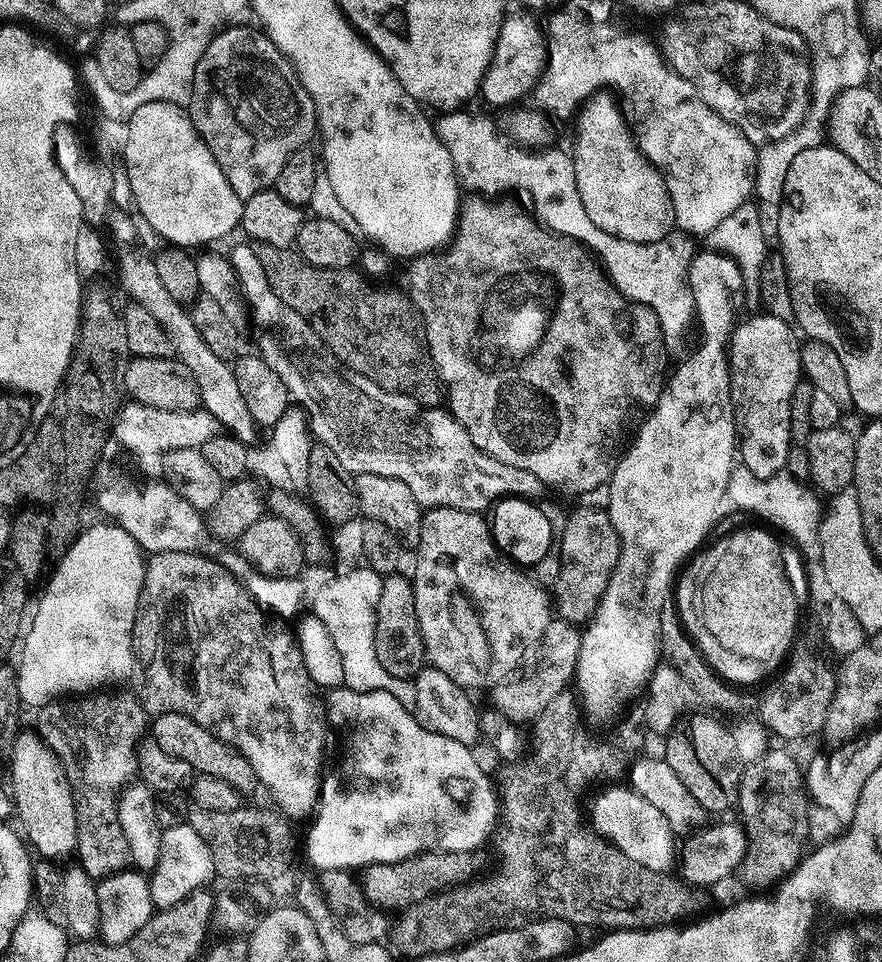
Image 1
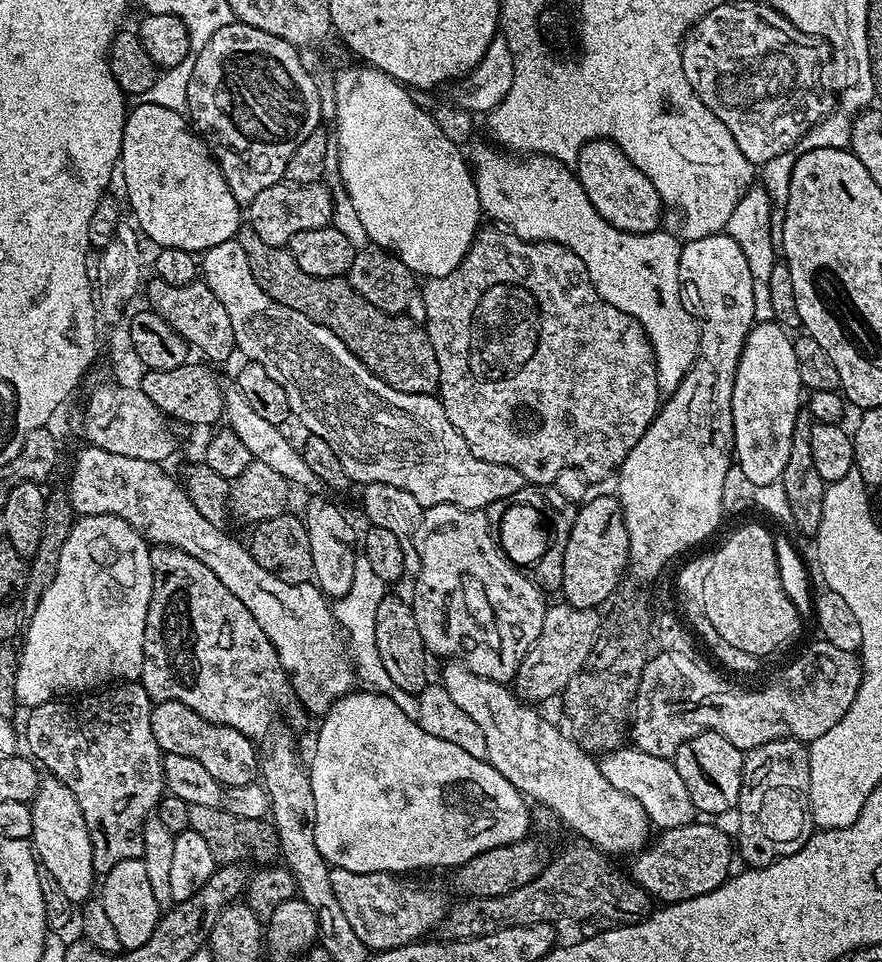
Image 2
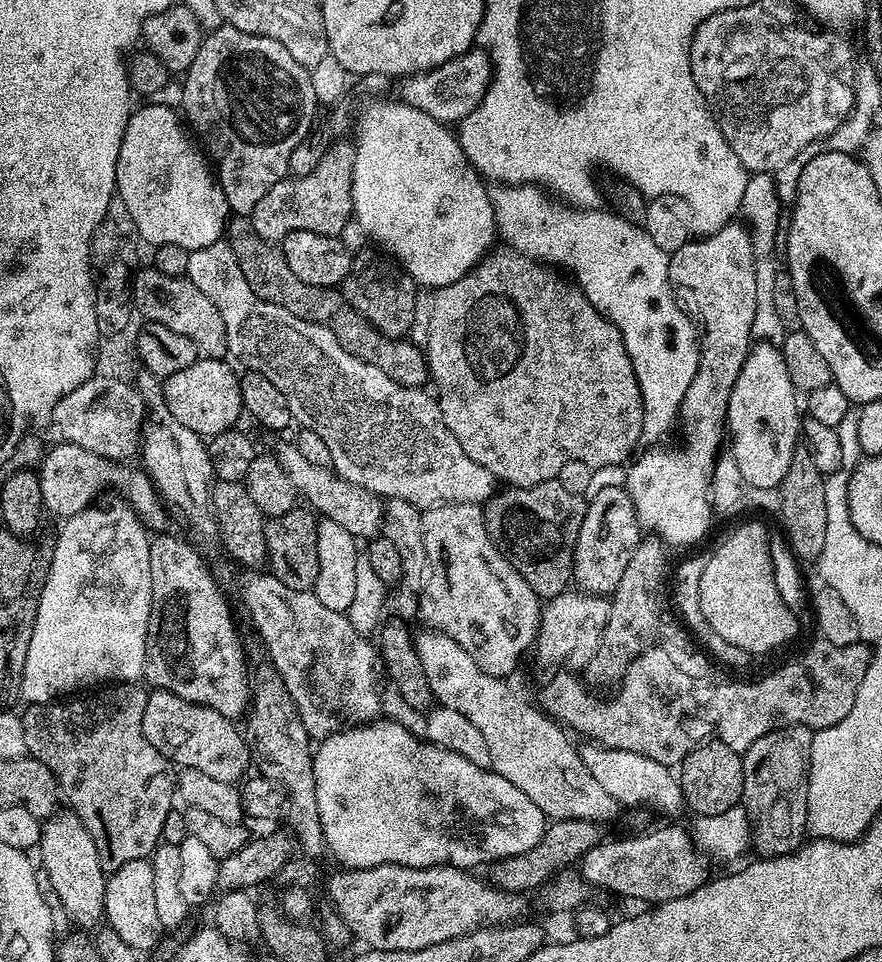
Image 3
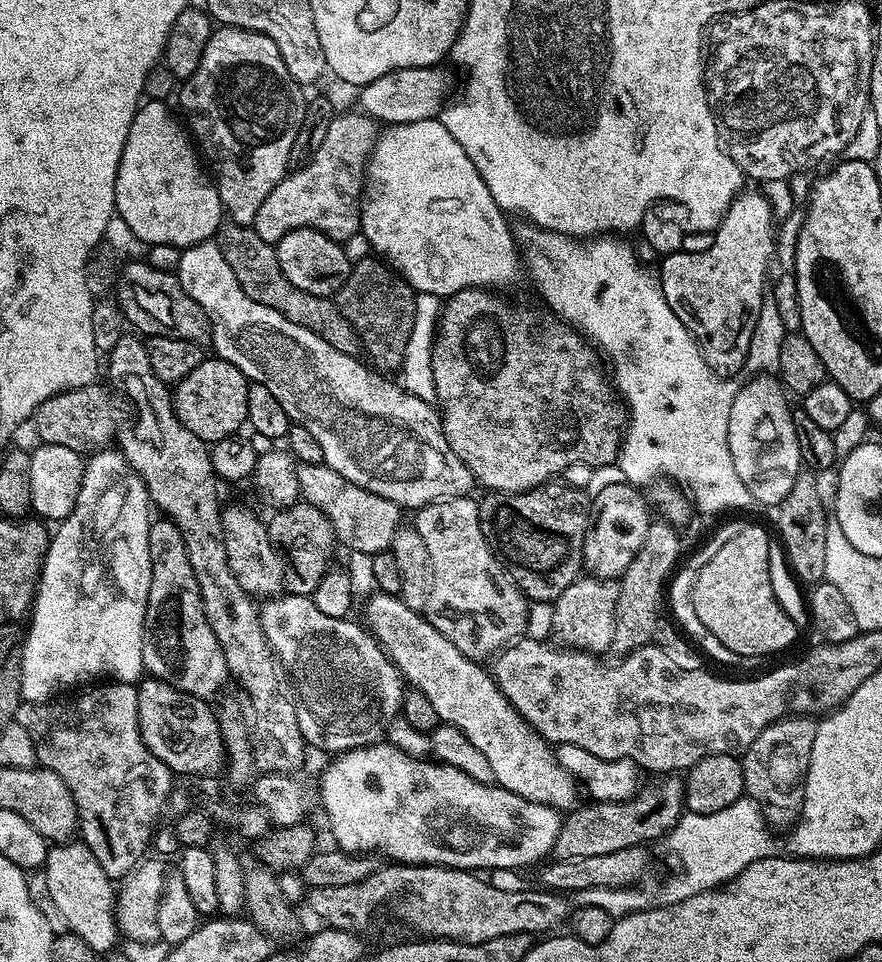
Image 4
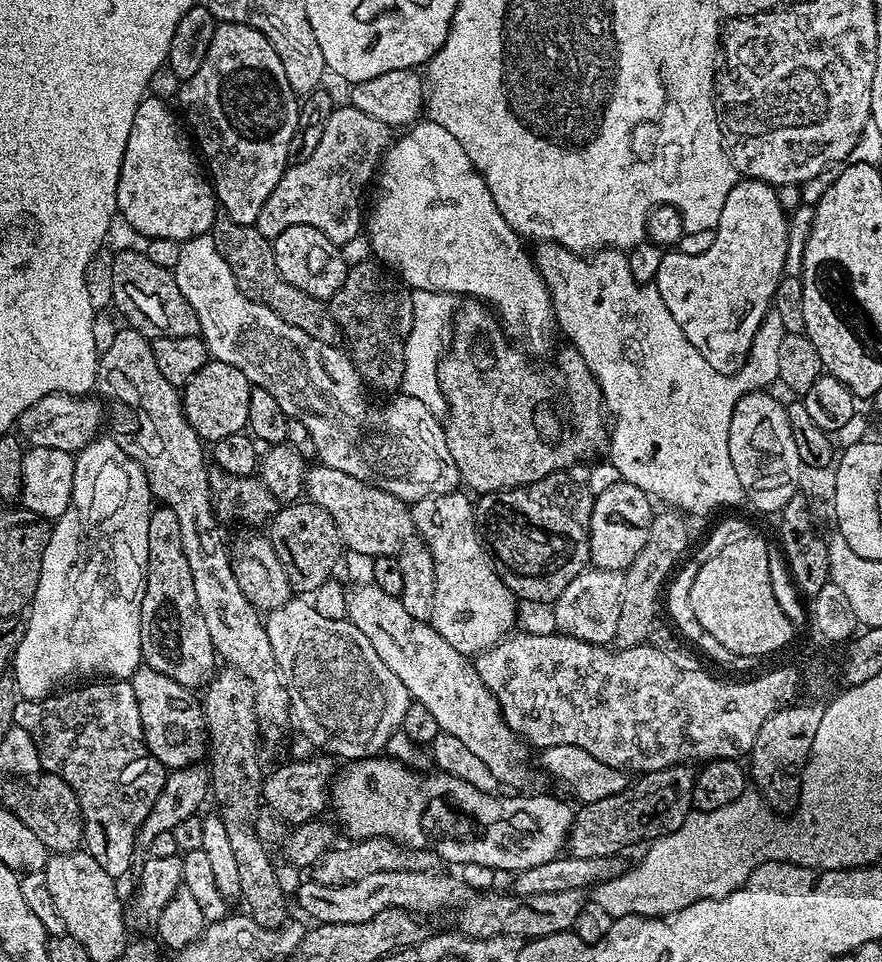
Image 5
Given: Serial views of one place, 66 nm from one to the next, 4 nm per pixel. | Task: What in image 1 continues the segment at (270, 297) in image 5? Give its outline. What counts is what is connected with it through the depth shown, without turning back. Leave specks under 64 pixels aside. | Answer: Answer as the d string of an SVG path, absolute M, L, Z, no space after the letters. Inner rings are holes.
M253 243L252 249L274 294L314 328L343 364L382 390L409 396L422 406L441 403L442 381L428 355L424 322L403 291L375 292L355 267L319 268L305 262L295 247Z

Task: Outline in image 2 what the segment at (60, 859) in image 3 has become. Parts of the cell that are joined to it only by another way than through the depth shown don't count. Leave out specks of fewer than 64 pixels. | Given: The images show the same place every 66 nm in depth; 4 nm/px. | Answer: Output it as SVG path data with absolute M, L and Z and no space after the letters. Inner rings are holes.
M48 774L41 779L35 798L30 801L30 807L32 809L30 843L39 867L49 872L54 882L58 882L58 886L62 886L62 894L66 894L66 898L73 906L83 905L93 895L98 873L92 865L90 834L86 830L86 821L82 818L78 798L72 796L72 791L62 781Z

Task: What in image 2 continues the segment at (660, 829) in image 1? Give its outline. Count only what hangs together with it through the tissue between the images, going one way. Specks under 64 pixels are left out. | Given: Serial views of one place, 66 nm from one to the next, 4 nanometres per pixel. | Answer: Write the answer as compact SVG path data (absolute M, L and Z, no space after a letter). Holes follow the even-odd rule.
M448 662L444 668L442 683L444 689L454 698L454 706L466 710L478 727L482 735L486 737L486 750L488 751L488 763L502 774L510 783L524 793L529 801L537 800L540 804L552 808L552 812L568 828L577 832L577 837L583 838L589 845L595 846L605 854L612 852L628 852L635 854L649 843L648 828L650 821L646 810L630 794L622 794L622 790L614 790L610 782L600 773L600 765L595 759L569 739L562 731L559 732L544 716L535 712L533 705L523 702L513 692L507 683L490 678L482 678L474 674L465 664L459 662Z

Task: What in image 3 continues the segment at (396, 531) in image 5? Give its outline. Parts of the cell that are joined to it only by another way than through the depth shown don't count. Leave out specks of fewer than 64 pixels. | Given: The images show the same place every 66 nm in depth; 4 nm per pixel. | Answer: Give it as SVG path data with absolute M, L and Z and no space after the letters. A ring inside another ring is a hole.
M288 442L288 444L282 445L280 452L278 451L278 459L282 470L286 470L290 482L294 482L297 497L313 513L338 523L355 538L362 538L362 536L371 538L381 535L385 519L384 504L379 497L372 495L354 482L343 480L332 468L314 466L297 450L295 443Z

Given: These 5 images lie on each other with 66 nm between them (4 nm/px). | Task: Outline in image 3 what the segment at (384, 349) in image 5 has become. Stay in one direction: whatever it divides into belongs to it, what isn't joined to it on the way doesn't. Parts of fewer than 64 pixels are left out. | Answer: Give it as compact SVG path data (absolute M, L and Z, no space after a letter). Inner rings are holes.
M365 250L355 253L350 266L350 274L346 274L342 291L346 302L358 314L362 314L380 331L381 336L404 338L416 324L416 306L418 285L399 264L379 251Z

